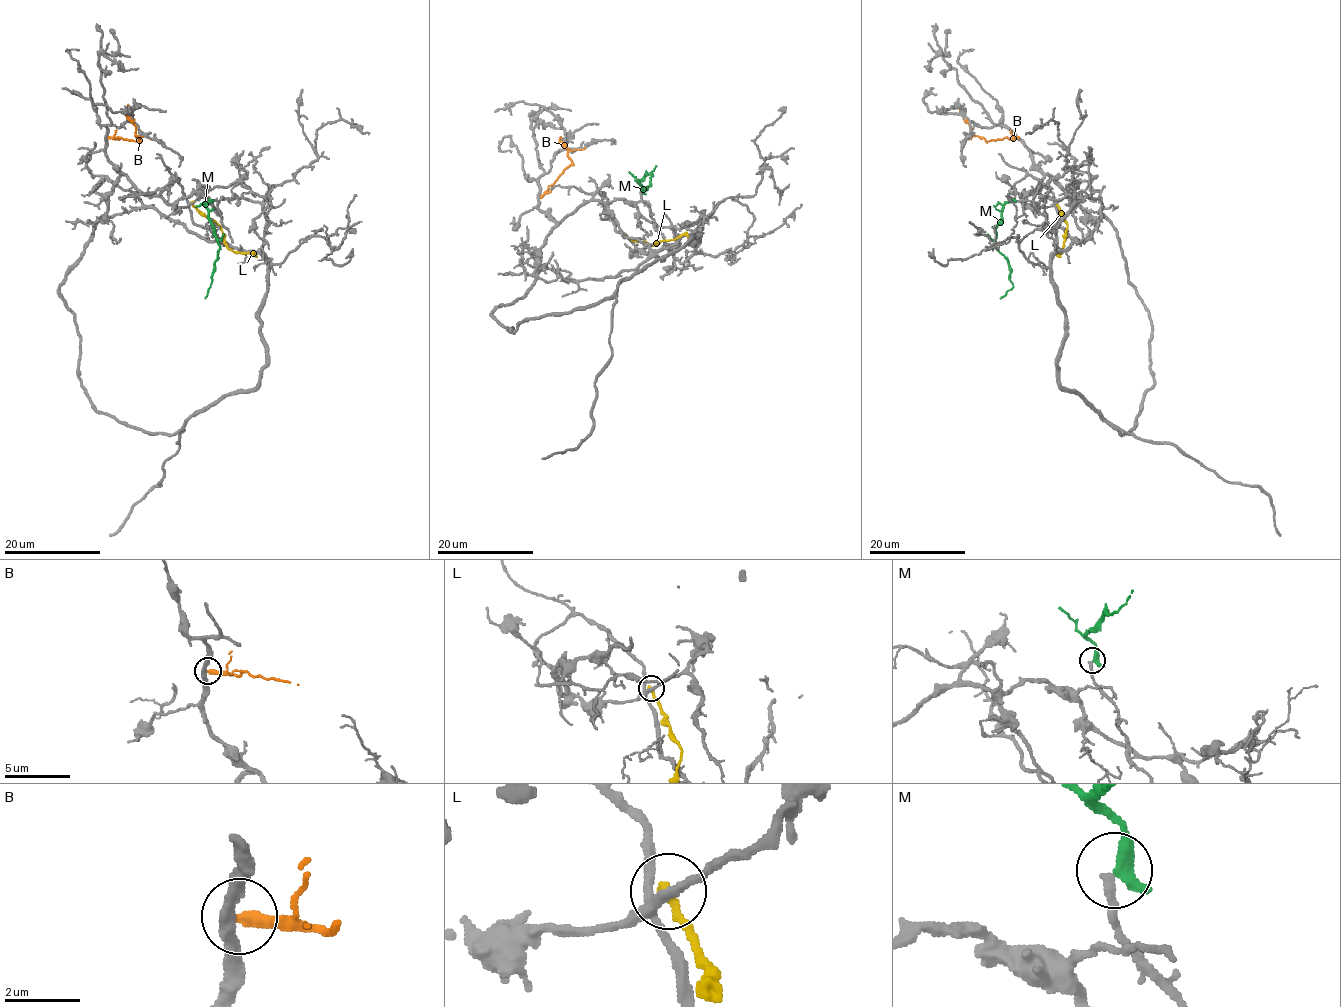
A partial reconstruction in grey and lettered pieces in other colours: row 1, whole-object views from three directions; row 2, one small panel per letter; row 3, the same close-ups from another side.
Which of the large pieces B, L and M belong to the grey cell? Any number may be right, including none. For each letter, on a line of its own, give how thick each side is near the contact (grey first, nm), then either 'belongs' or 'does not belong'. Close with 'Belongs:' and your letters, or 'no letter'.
B: 320 nm thick on the grey side, 360 nm on the other; does not belong
L: 240 nm thick on the grey side, 260 nm on the other; does not belong
M: 220 nm thick on the grey side, 480 nm on the other; does not belong
Belongs: no letter

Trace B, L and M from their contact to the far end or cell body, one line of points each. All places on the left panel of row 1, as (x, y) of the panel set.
B: (107, 137), (138, 140), (134, 123), (126, 113), (128, 104)
L: (191, 202), (218, 225), (224, 243), (230, 249), (256, 256)
M: (208, 200), (208, 219), (219, 249), (205, 298)

